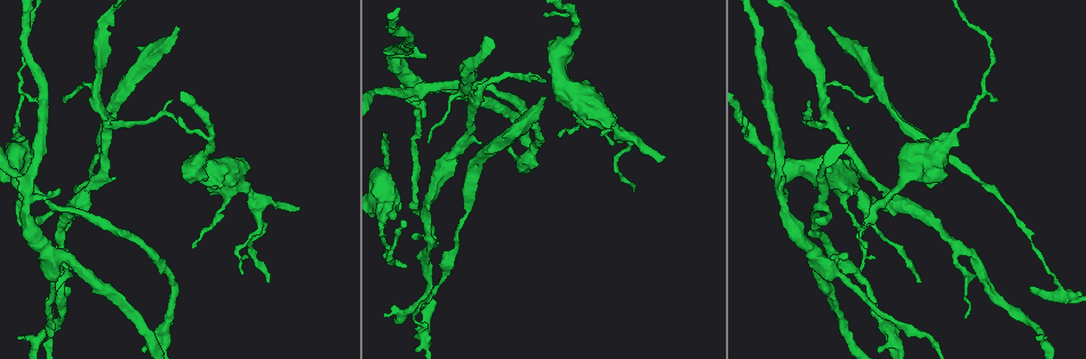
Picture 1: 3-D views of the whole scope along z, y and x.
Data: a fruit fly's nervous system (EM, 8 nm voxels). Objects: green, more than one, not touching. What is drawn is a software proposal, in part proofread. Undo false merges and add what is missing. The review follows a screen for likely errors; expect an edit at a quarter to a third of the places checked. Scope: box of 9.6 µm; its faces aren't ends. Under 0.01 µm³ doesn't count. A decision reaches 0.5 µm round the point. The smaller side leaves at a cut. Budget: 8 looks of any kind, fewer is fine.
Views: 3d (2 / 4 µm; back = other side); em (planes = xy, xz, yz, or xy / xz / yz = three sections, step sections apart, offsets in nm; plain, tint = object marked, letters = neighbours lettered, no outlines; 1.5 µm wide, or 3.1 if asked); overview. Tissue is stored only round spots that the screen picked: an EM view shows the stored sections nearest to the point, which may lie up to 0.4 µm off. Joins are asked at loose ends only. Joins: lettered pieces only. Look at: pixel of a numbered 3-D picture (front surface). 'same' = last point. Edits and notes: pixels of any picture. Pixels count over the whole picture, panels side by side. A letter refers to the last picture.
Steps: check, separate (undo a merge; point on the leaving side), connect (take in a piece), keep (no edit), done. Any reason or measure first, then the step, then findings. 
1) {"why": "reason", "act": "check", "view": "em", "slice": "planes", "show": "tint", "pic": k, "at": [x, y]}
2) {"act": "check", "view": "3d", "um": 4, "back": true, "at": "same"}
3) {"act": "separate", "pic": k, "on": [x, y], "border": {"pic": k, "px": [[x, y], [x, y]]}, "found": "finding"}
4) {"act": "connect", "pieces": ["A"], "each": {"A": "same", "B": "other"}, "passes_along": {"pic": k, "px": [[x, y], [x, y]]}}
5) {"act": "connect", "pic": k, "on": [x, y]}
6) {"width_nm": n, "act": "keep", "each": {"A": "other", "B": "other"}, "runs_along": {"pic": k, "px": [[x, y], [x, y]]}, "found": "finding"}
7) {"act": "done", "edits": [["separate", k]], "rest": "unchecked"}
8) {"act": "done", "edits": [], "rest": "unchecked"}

{"why": "calibre changes", "act": "check", "view": "3d", "um": 2, "pic": 1, "at": [415, 114]}

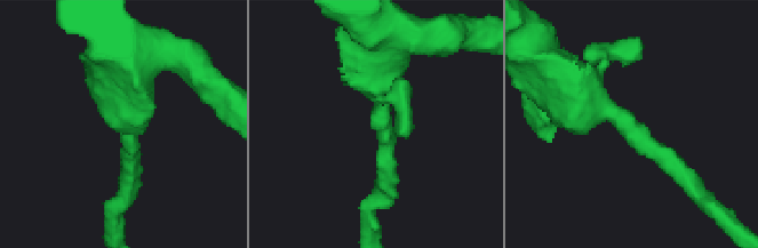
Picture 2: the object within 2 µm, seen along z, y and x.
{"why": "now the EM", "act": "check", "view": "em", "slice": "planes", "show": "letters", "pic": 2, "at": [382, 125]}

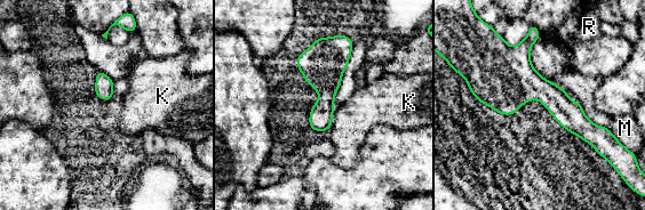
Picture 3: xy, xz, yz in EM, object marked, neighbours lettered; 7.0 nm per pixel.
{"width_nm": 160, "act": "keep", "each": {"K": "other", "M": "other", "R": "other"}, "runs_along": {"pic": 3, "px": [[493, 102], [547, 93], [618, 146]]}, "found": "continuous, no second neuron"}

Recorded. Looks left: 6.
{"why": "free end", "act": "check", "view": "3d", "um": 4, "pic": 1, "at": [853, 165]}

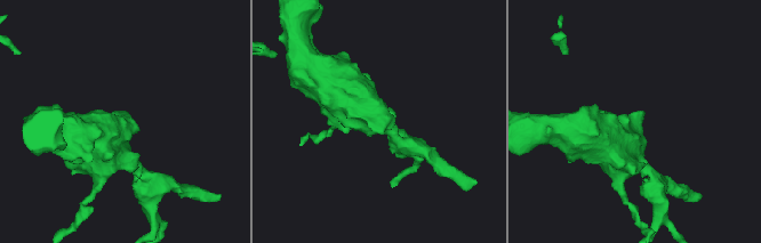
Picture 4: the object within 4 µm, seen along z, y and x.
{"act": "check", "view": "em", "slice": "planes", "show": "letters", "pic": 4, "at": [393, 124]}

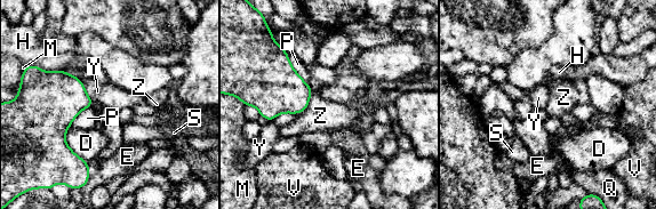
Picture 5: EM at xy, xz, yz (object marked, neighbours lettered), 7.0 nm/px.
{"width_nm": 260, "act": "keep", "each": {"D": "other", "E": "other", "H": "other", "M": "other", "P": "other", "Q": "other", "S": "other", "V": "other", "Y": "other", "Z": "other"}, "found": "no lettered piece goes on from it"}

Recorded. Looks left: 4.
{"why": "three-way junction", "act": "check", "view": "3d", "um": 4, "pic": 1, "at": [423, 327]}

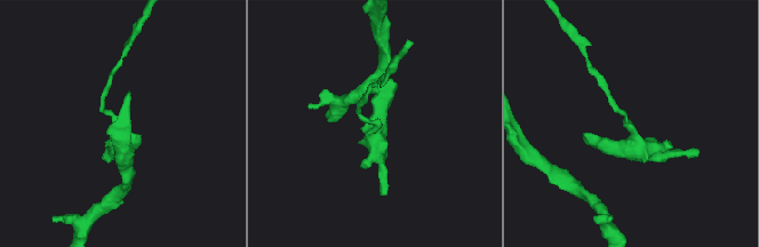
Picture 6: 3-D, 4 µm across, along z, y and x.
{"arms": 3, "why": "need the tissue", "act": "check", "view": "em", "slice": "xy", "step": 8, "show": "tint", "pic": 6, "at": [634, 141]}

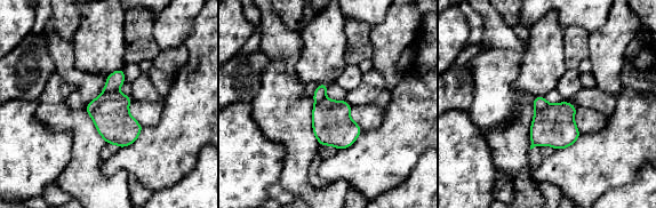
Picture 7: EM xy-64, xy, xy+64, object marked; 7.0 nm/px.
{"why": "see the neighbours", "act": "check", "view": "em", "slice": "xy", "step": 8, "show": "letters", "at": "same"}

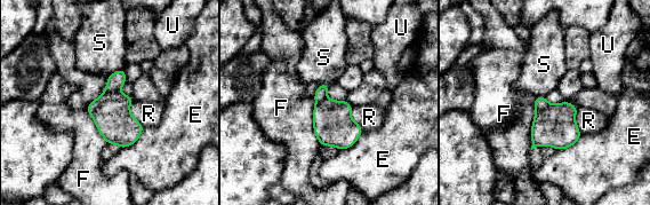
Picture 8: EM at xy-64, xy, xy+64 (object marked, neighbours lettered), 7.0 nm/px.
{"act": "separate", "pic": 8, "on": [111, 113], "each": {"E": "other", "F": "other", "R": "other", "S": "other", "U": "other"}, "border": {"pic": 8, "px": [[117, 89], [103, 94]]}, "found": "two neurons meet here"}

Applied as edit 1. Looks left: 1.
{"act": "done", "edits": [["separate", 8]], "rest": "unchecked"}

